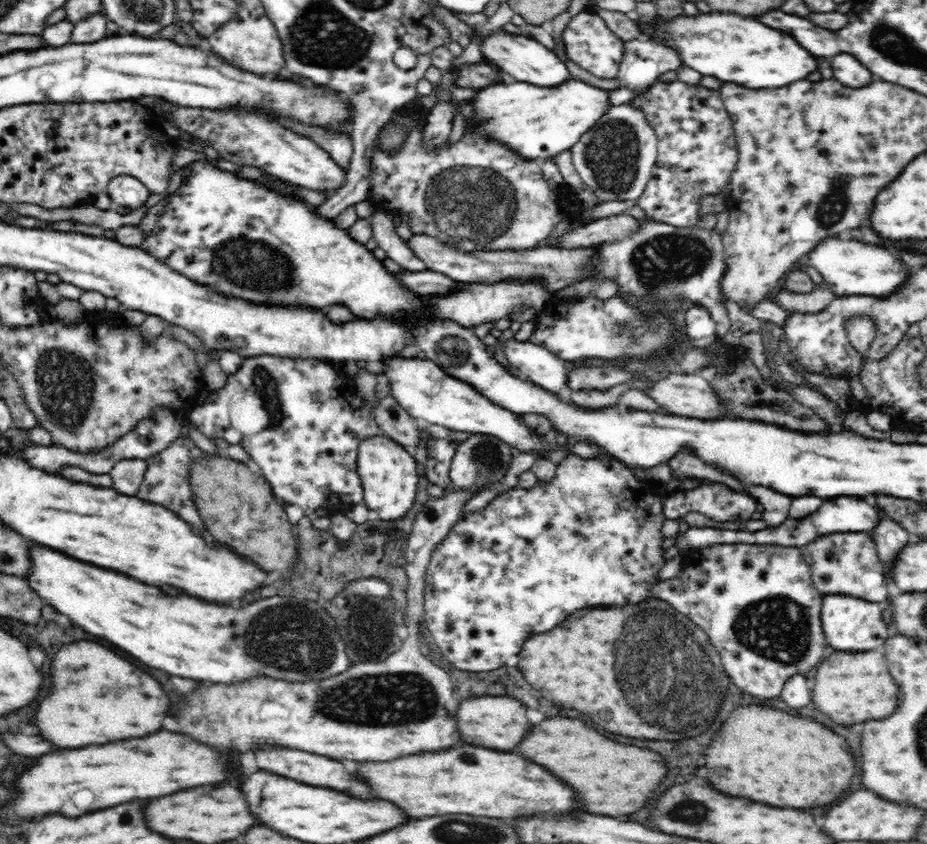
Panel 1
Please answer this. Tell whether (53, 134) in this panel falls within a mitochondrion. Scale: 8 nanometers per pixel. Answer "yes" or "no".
no

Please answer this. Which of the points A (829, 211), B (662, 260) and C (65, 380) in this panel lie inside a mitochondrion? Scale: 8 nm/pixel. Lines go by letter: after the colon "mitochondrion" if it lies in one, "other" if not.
A: mitochondrion
B: mitochondrion
C: mitochondrion

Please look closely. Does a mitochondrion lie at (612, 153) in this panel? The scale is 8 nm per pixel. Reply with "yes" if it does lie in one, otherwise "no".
yes

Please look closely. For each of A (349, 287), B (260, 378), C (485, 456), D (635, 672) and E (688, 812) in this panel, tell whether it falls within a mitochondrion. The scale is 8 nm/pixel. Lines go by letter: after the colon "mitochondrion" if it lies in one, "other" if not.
A: other
B: mitochondrion
C: mitochondrion
D: mitochondrion
E: mitochondrion

